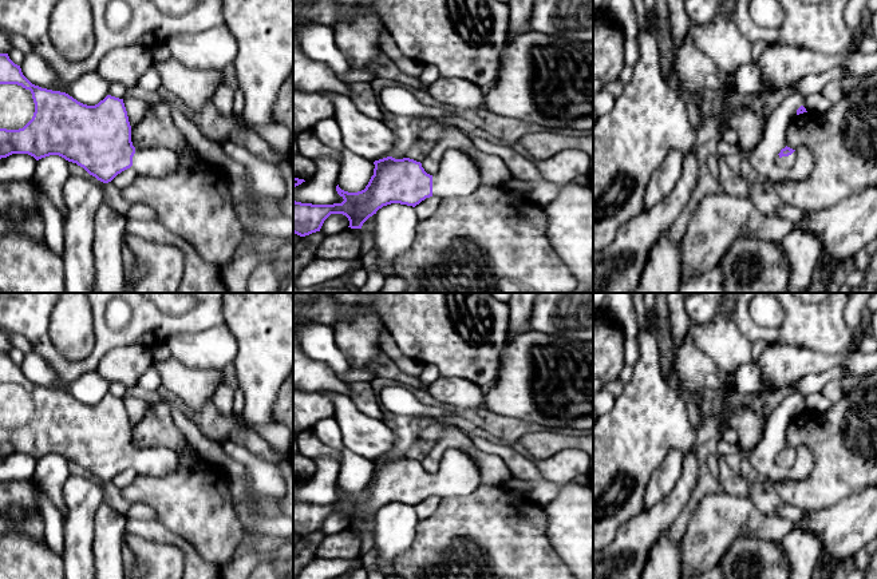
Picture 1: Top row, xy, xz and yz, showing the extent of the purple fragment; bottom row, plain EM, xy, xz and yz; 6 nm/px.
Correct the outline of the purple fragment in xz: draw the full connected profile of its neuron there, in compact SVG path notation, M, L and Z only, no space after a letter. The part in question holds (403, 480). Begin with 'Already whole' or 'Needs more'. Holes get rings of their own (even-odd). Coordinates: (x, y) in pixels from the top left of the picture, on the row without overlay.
Needs more. M447 449L435 475L424 471L420 461L387 456L374 461L374 475L364 489L348 492L336 485L344 499L333 504L296 501L293 497L293 532L305 536L320 531L331 513L343 513L351 528L363 523L379 508L391 503L415 507L430 496L449 497L470 495L481 485L477 463L459 449Z

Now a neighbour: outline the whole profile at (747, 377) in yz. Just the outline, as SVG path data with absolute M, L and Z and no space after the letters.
M755 361L736 368L734 378L740 398L748 400L761 394L763 388L762 373Z

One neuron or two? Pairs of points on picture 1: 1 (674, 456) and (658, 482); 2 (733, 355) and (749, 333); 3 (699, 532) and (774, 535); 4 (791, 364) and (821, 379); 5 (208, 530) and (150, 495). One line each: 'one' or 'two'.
1: one
2: two
3: one
4: two
5: one

